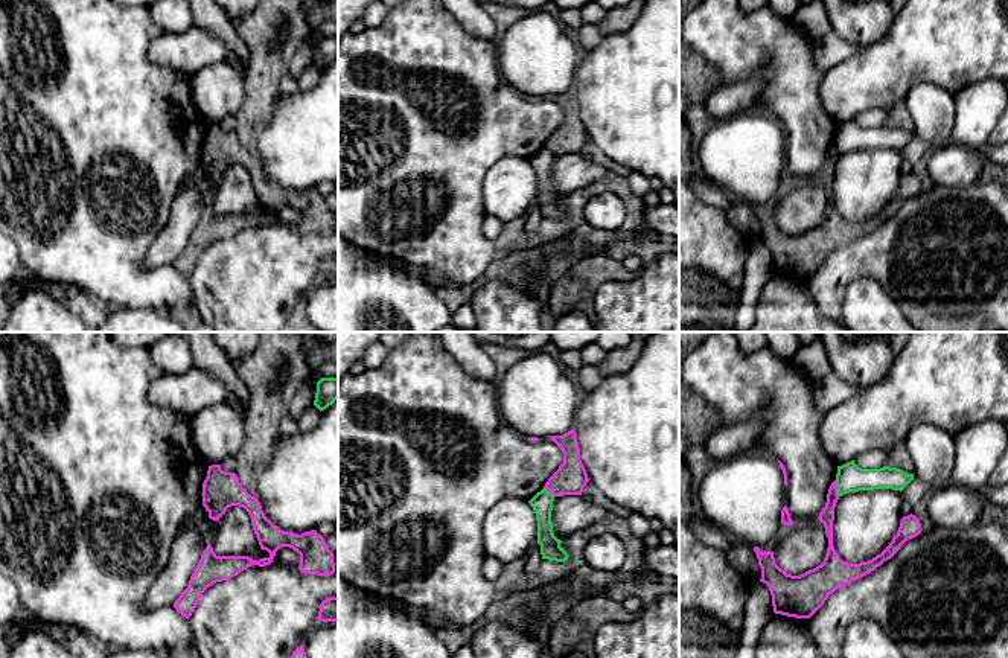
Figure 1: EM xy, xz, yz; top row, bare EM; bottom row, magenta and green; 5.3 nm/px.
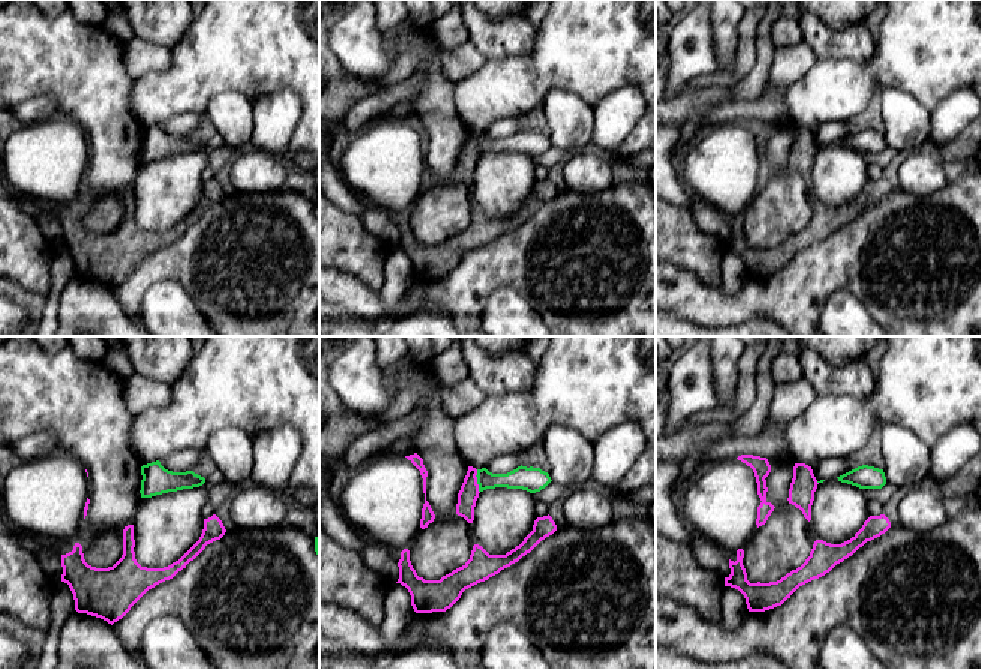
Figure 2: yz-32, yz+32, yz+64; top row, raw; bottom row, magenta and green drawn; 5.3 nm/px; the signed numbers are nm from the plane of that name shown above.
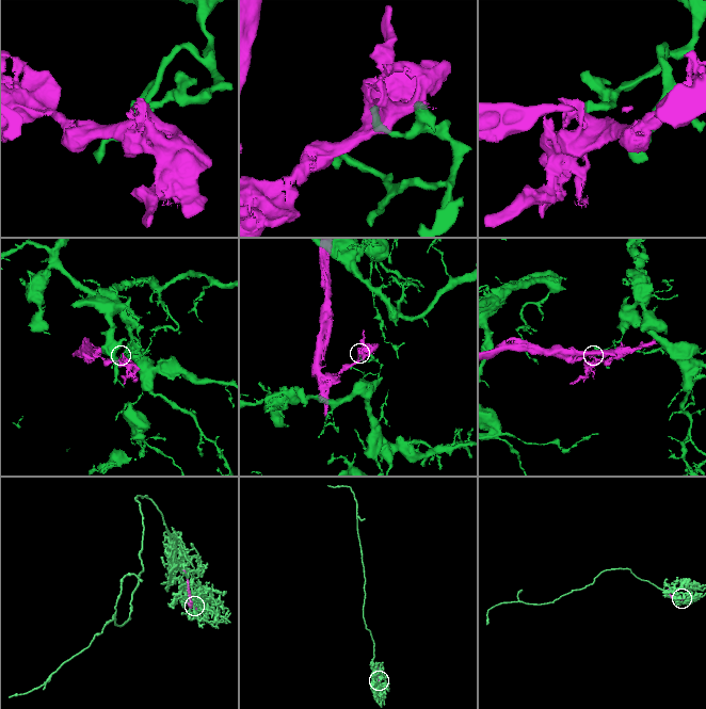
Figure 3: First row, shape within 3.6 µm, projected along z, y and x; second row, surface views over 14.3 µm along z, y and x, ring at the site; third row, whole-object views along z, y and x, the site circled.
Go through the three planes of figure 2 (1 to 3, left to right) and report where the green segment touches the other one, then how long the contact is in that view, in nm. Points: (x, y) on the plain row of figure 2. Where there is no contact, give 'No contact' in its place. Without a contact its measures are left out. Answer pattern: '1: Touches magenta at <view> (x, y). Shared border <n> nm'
1: No contact
2: Touches magenta at yz+32 (476, 146). Shared border 130 nm
3: No contact

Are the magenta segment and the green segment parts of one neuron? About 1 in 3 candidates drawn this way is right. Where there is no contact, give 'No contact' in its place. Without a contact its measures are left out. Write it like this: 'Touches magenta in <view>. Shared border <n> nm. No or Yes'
Touches magenta in yz. Shared border 90 nm. No

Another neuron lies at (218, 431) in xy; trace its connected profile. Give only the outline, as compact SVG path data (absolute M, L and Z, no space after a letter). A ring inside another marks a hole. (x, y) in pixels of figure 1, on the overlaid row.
M215 404L192 414L190 430L199 462L219 465L241 449L244 416L227 404Z

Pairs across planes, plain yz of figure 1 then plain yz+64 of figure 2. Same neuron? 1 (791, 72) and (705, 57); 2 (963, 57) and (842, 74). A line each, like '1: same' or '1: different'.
1: same
2: same

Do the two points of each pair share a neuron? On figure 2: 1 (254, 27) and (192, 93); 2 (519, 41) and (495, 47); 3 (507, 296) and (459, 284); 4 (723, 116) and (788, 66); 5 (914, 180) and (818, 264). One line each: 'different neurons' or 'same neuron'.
1: same neuron
2: same neuron
3: different neurons
4: same neuron
5: different neurons

